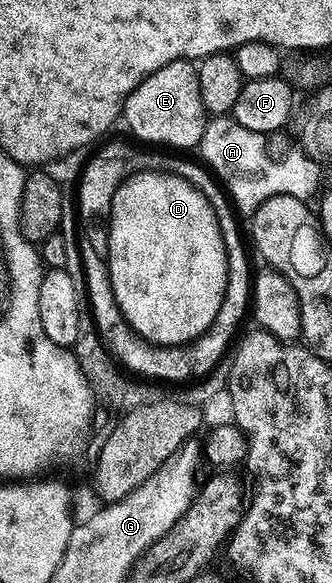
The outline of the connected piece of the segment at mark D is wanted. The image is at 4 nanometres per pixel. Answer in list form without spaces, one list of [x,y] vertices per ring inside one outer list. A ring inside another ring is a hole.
[[[163,171],[147,172],[131,173],[122,182],[118,190],[115,191],[115,197],[112,199],[109,237],[107,239],[107,255],[109,257],[108,264],[110,266],[110,278],[112,279],[112,291],[116,295],[116,303],[124,315],[124,319],[130,324],[130,328],[146,341],[151,341],[153,345],[166,345],[169,347],[188,345],[191,341],[195,341],[201,333],[208,331],[208,327],[212,327],[212,323],[216,319],[216,311],[220,311],[220,303],[224,303],[226,280],[228,279],[224,239],[220,235],[220,223],[216,223],[216,215],[212,211],[208,199],[204,199],[204,195],[199,189],[192,187],[182,177],[178,177],[174,173]]]

